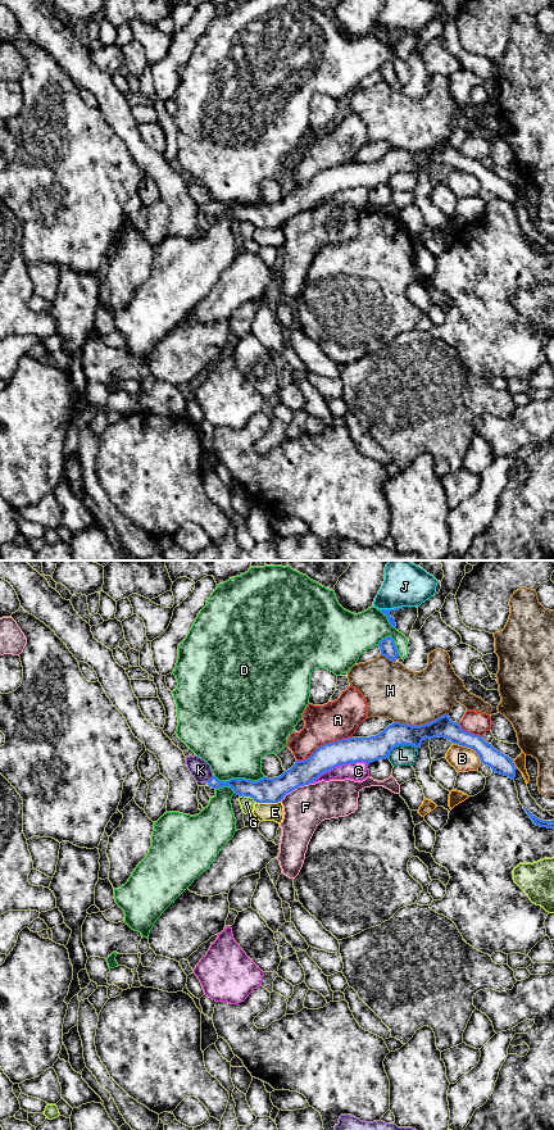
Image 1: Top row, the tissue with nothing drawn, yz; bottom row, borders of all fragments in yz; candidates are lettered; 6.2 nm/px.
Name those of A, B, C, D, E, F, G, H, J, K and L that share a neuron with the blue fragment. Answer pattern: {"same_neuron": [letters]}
{"same_neuron": []}

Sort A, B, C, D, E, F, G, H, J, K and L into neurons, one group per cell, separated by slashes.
A / B / C / D / E / F / G / H / J / K / L

